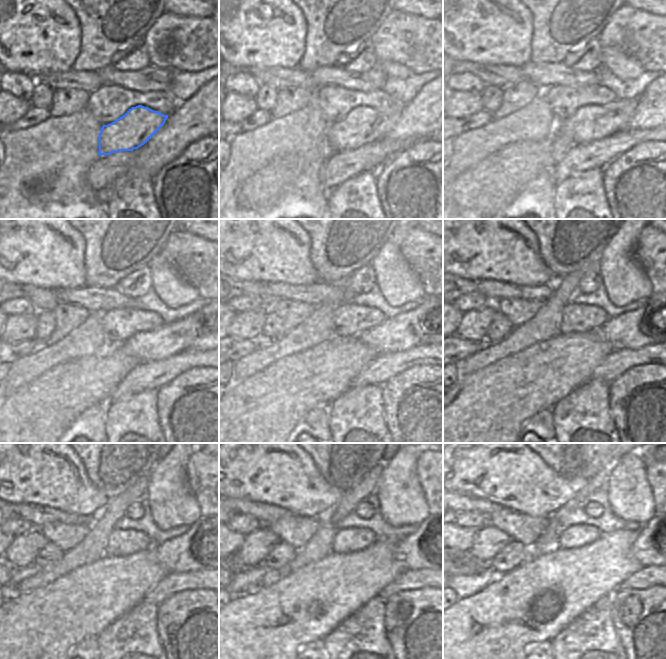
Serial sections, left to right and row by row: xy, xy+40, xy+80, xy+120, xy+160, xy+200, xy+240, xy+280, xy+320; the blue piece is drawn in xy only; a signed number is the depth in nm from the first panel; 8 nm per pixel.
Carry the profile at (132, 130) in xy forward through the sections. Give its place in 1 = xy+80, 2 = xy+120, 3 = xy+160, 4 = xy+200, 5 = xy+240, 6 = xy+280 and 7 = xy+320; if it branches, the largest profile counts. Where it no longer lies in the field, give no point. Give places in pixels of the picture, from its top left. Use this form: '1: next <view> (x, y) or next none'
1: next xy+80 (590, 123)
2: next xy+120 (170, 339)
3: next xy+160 (404, 331)
4: next xy+200 (631, 330)
5: next xy+240 (190, 552)
6: next xy+280 (416, 551)
7: next xy+320 (646, 549)

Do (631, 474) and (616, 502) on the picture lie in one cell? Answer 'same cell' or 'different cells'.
same cell

